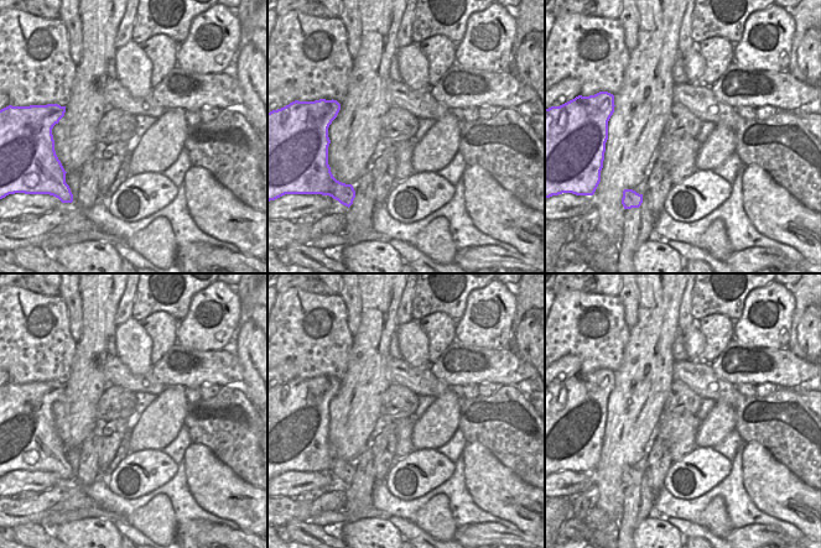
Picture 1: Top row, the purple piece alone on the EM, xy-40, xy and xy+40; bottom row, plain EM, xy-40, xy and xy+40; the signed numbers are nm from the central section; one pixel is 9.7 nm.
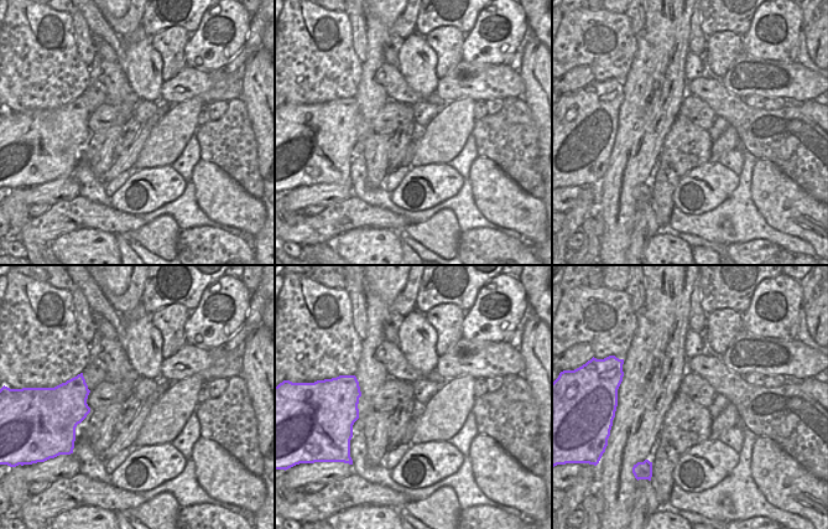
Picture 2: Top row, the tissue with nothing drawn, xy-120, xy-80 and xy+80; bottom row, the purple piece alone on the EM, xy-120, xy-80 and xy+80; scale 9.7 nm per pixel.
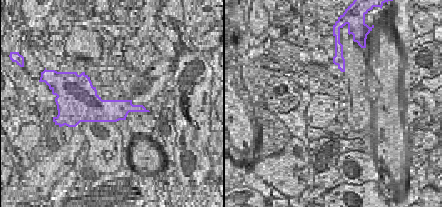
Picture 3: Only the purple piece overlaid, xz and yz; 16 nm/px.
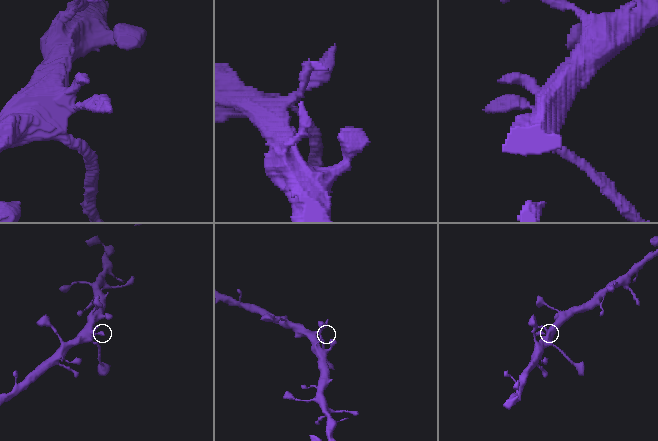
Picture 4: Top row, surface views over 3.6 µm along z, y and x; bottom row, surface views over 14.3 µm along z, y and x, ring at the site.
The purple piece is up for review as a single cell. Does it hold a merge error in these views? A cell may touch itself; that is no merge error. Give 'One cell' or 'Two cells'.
One cell

